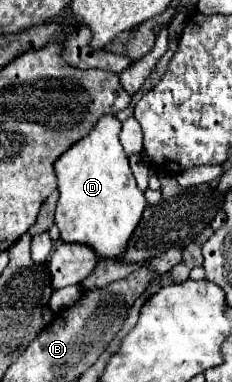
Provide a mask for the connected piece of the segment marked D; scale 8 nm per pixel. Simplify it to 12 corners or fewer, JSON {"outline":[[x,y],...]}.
{"outline":[[114,115],[54,163],[60,239],[124,253],[146,207]]}

